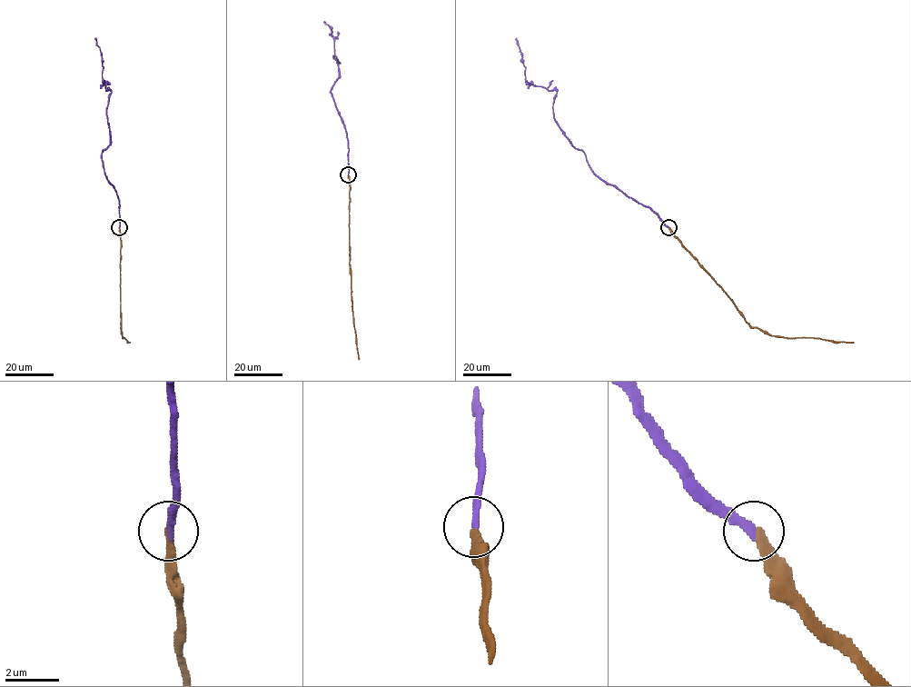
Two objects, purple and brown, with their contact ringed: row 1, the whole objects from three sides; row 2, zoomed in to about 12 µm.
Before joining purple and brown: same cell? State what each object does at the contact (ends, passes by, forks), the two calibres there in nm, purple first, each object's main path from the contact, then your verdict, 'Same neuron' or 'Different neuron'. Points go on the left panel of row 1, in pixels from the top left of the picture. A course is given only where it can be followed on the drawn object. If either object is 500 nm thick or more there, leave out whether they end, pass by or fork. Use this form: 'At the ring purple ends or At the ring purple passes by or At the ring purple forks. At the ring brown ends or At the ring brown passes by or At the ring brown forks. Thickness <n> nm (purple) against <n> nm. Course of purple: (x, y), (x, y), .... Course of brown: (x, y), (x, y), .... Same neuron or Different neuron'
At the ring purple ends. At the ring brown ends. Thickness 280 nm (purple) against 300 nm. Course of purple: (119, 227), (119, 201), (102, 162), (110, 144), (111, 92), (103, 81), (102, 54), (95, 37). Course of brown: (119, 227), (121, 331), (123, 338), (130, 343). Same neuron

